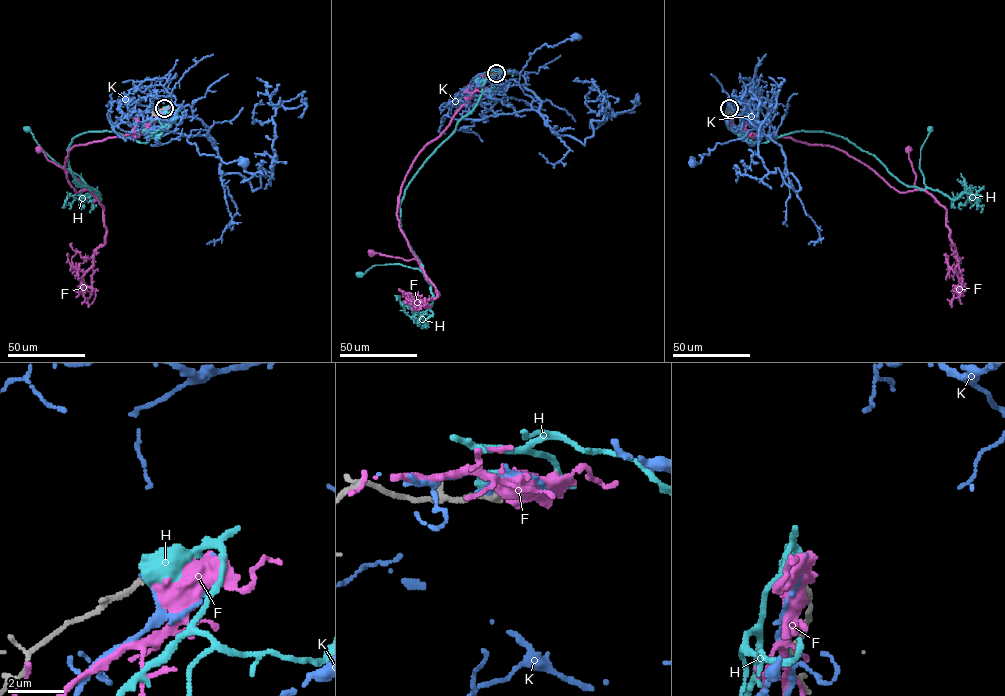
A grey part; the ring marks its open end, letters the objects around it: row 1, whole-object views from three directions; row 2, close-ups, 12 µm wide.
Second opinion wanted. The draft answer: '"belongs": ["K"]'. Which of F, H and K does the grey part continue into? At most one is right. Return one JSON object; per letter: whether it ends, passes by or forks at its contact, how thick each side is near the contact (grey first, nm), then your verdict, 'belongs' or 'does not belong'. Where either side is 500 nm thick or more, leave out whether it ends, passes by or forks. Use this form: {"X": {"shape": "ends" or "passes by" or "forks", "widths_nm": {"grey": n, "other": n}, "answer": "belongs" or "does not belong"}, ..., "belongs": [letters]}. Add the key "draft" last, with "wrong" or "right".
{"F": {"widths_nm": {"grey": 240, "other": 850}, "answer": "does not belong"}, "H": {"widths_nm": {"grey": 240, "other": 900}, "answer": "does not belong"}, "K": {"shape": "ends", "widths_nm": {"grey": 260, "other": 220}, "answer": "does not belong"}, "belongs": [], "draft": "wrong"}

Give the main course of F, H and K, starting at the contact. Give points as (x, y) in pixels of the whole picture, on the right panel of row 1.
F: (729, 108), (730, 122), (741, 132), (789, 137), (844, 151), (900, 192), (916, 189), (916, 174), (907, 150)
H: (728, 108), (727, 127), (753, 142), (826, 131), (923, 190), (920, 151), (929, 128)
K: (729, 108), (725, 120), (730, 105), (766, 135), (749, 129), (692, 163)

